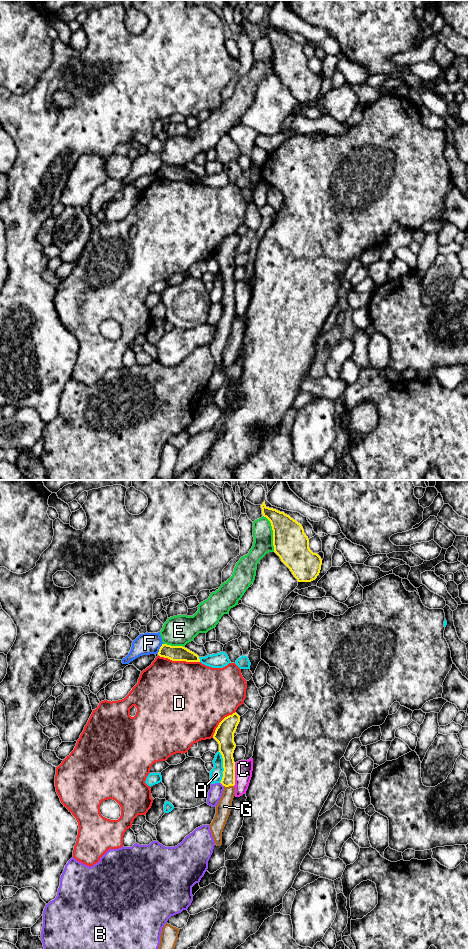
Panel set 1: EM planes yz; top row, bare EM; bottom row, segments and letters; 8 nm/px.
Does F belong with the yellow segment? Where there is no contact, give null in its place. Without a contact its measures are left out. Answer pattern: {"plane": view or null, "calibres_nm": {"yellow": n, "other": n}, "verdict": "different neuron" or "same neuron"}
{"plane": "yz", "calibres_nm": {"yellow": 130, "other": 180}, "verdict": "different neuron"}

